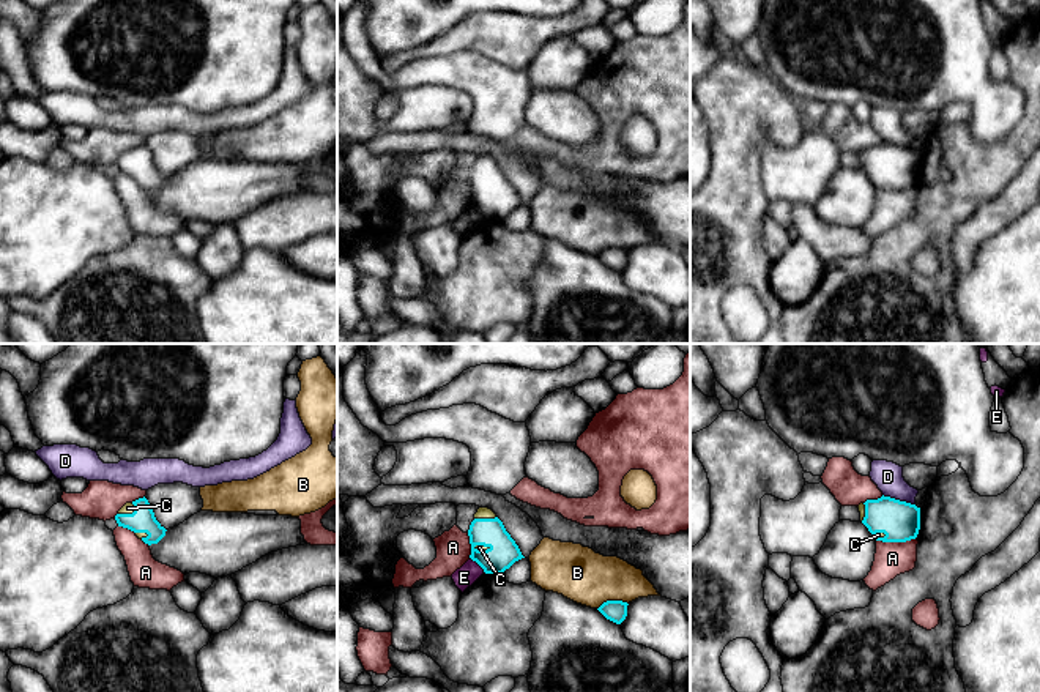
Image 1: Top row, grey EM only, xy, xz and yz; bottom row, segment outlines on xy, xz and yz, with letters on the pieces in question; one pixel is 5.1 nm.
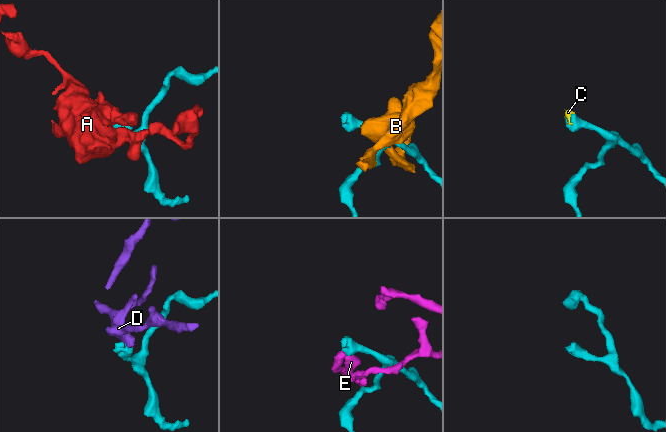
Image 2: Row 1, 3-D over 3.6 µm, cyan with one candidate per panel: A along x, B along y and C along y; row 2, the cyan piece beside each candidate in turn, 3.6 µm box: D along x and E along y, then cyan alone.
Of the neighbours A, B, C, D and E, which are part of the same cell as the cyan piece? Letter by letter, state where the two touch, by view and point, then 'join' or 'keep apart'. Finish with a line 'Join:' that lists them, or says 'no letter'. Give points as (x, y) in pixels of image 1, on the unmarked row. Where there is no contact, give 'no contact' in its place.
A: contact yz (895, 188); keep apart
B: contact xz (612, 248); keep apart
C: contact xz (484, 166); join
D: contact yz (898, 147); keep apart
E: contact xz (478, 210); keep apart
Join: C

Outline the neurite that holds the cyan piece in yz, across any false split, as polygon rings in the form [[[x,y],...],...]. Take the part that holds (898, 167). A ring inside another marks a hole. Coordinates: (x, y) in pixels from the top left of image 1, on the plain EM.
[[[890,143],[867,147],[859,153],[860,169],[876,188],[906,189],[920,177],[920,154]]]

